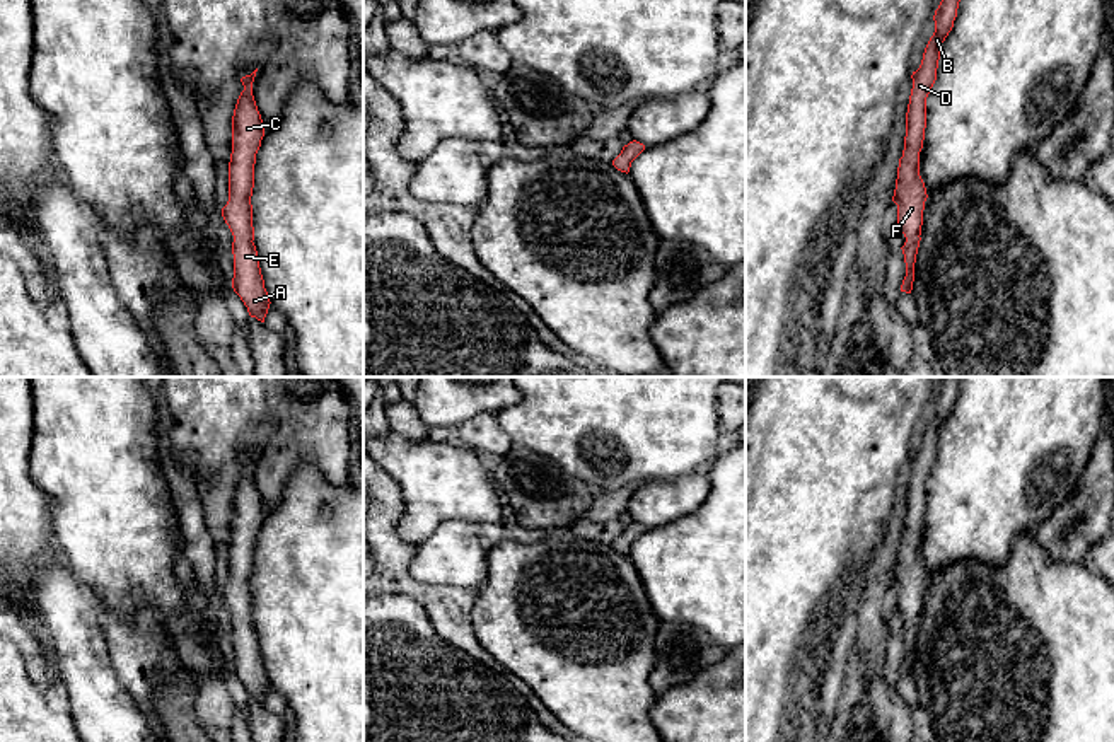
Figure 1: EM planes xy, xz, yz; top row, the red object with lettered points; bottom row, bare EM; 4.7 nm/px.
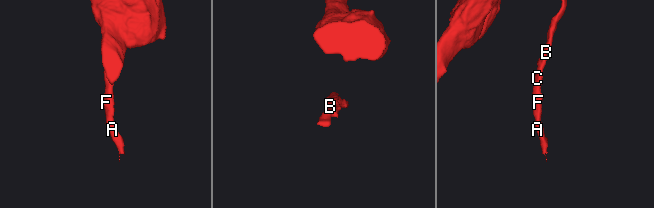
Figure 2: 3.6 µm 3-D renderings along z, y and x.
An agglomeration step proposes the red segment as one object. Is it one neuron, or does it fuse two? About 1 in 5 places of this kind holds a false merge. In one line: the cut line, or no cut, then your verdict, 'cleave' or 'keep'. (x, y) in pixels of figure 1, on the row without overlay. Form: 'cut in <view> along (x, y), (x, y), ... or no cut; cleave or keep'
no cut; keep

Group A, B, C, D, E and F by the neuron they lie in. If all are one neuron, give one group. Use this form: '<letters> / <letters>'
A B C D E F

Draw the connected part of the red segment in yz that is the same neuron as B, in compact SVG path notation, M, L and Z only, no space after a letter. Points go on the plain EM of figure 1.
M942 377L935 392L935 414L930 420L921 447L913 454L913 471L906 495L904 532L899 541L897 561L892 583L897 587L897 609L906 619L902 631L906 658L901 674L911 675L914 664L914 645L921 623L923 592L928 580L920 558L920 534L926 510L926 479L937 462L940 428L954 409L960 377Z

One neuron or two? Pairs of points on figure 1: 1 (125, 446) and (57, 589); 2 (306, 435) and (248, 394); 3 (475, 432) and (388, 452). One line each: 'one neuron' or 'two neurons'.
1: two neurons
2: two neurons
3: two neurons

